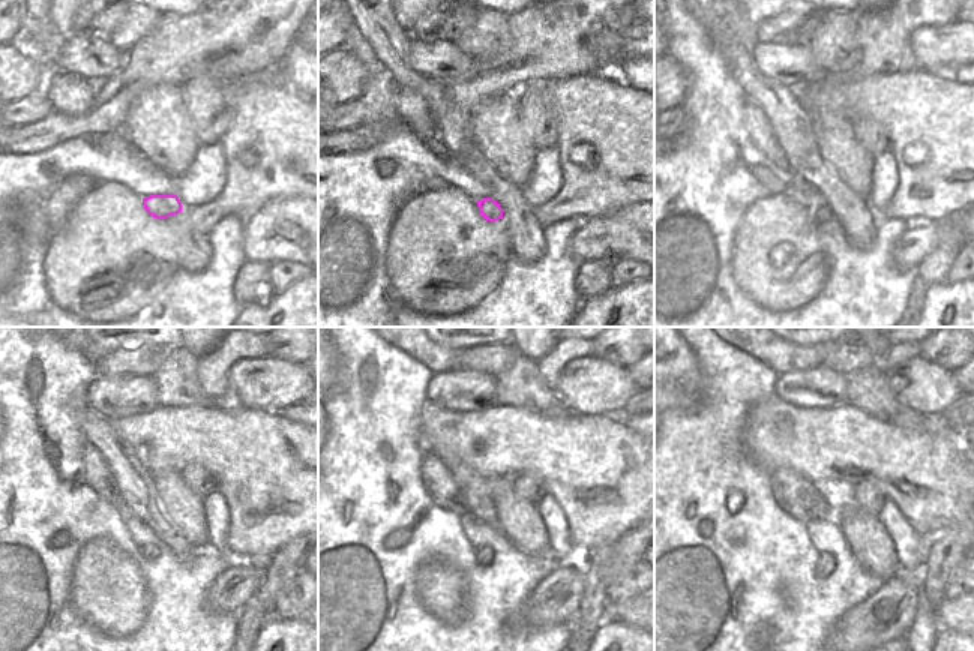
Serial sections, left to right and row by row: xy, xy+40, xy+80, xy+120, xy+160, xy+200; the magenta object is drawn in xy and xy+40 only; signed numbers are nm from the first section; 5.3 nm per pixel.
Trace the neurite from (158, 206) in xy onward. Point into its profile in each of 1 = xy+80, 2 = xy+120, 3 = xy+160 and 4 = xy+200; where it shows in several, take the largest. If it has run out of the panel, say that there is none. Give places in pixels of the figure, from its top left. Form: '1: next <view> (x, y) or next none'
1: next xy+80 (820, 212)
2: next xy+120 (147, 552)
3: next xy+160 (483, 554)
4: next xy+200 (824, 564)

